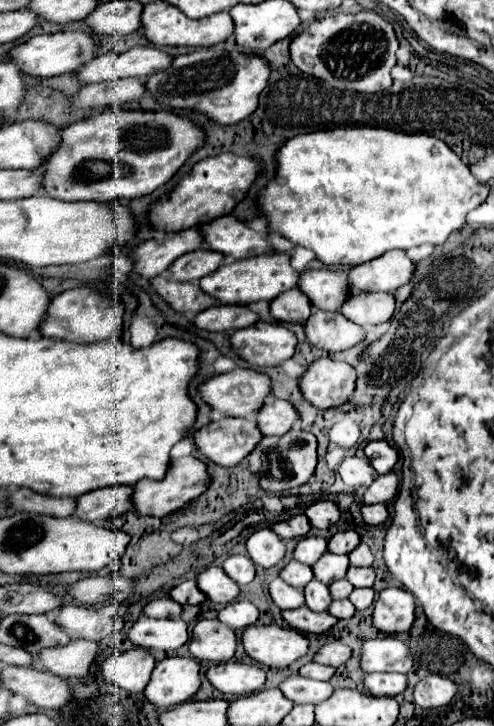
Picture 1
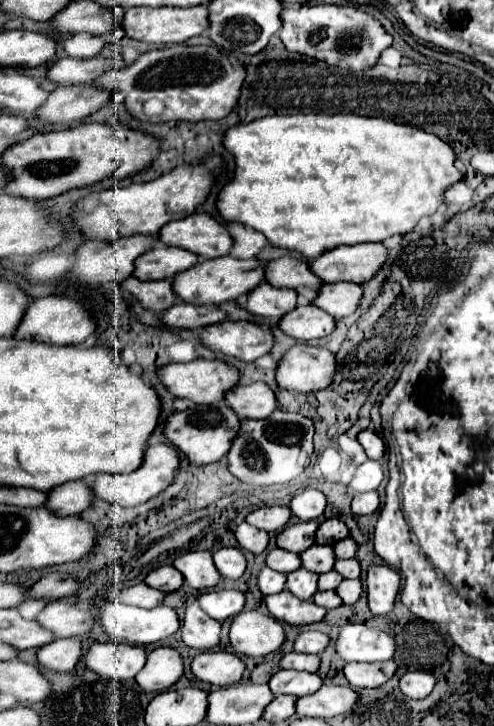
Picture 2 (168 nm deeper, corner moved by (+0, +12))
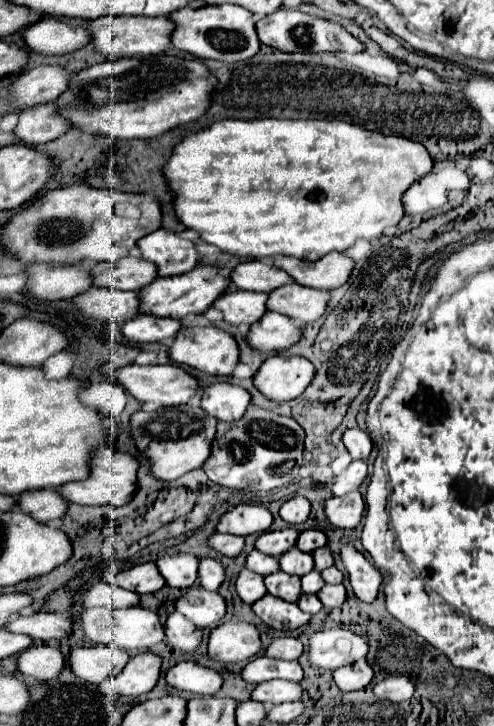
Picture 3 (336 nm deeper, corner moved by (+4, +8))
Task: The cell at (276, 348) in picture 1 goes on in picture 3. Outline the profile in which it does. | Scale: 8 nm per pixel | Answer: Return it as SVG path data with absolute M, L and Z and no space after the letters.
M215 326L181 328L177 332L177 338L175 338L169 354L177 364L197 368L197 370L203 370L203 372L213 374L213 376L231 376L235 366L239 364L239 346L237 346L235 338L231 334L227 334L225 330L215 328Z

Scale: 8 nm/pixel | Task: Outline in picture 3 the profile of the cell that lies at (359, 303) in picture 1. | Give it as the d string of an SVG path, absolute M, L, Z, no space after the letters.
M287 284L269 294L267 308L281 312L301 324L319 320L329 306L331 294L327 290L315 290L301 284Z

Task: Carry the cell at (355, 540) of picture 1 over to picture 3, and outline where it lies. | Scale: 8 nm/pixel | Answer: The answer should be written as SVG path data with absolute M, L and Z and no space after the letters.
M305 530L305 532L301 532L301 536L297 540L297 548L301 552L313 552L313 550L325 546L325 542L327 542L325 532L321 532L321 530Z

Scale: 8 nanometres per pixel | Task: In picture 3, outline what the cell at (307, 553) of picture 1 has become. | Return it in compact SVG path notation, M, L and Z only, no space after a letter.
M285 528L285 530L277 530L277 532L265 532L257 542L255 548L263 554L271 554L271 556L281 556L285 554L289 548L293 548L297 544L299 538L299 530L297 528Z

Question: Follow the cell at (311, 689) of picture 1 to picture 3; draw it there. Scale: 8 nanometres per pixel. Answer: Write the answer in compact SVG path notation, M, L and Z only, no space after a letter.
M267 680L261 682L255 692L251 694L251 700L275 706L283 702L295 702L301 700L303 686L301 682L289 682L289 680Z

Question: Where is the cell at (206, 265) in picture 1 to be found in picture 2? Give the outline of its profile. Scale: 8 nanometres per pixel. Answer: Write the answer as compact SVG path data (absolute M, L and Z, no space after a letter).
M157 244L153 250L139 256L131 276L137 280L171 280L175 274L191 268L199 258L183 248Z

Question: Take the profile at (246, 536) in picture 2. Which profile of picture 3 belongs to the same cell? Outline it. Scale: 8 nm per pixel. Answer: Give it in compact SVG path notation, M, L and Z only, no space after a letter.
M213 534L211 538L209 538L209 546L213 548L213 550L217 550L217 552L221 552L221 554L225 554L225 556L239 556L241 554L241 550L245 548L245 538L241 538L241 536L233 536L233 534Z

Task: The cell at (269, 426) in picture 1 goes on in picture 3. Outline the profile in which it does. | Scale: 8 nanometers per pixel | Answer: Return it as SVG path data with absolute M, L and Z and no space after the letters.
M219 382L203 390L201 406L211 416L217 416L217 420L233 422L233 420L241 420L241 416L245 416L245 412L249 410L251 394L241 386Z

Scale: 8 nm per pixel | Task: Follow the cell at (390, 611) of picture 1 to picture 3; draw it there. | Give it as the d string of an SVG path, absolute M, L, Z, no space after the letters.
M349 544L341 548L341 558L345 570L349 572L349 582L353 586L355 596L365 604L375 602L385 576L359 550Z

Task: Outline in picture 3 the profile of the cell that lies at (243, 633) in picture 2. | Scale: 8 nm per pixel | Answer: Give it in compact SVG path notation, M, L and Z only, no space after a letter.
M223 622L209 636L209 656L217 662L245 662L261 652L261 634L251 622Z

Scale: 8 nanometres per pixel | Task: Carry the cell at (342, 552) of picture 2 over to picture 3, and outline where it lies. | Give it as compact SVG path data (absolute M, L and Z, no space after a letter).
M327 546L317 548L317 552L313 552L313 560L315 560L315 570L319 570L319 572L335 564L335 560L333 560L333 552L331 552Z

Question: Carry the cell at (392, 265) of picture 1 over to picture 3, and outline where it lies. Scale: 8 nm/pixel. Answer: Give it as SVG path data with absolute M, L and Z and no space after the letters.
M329 252L317 262L297 260L291 256L275 256L273 264L293 276L297 284L317 290L333 290L343 286L355 268L353 258L341 252Z

